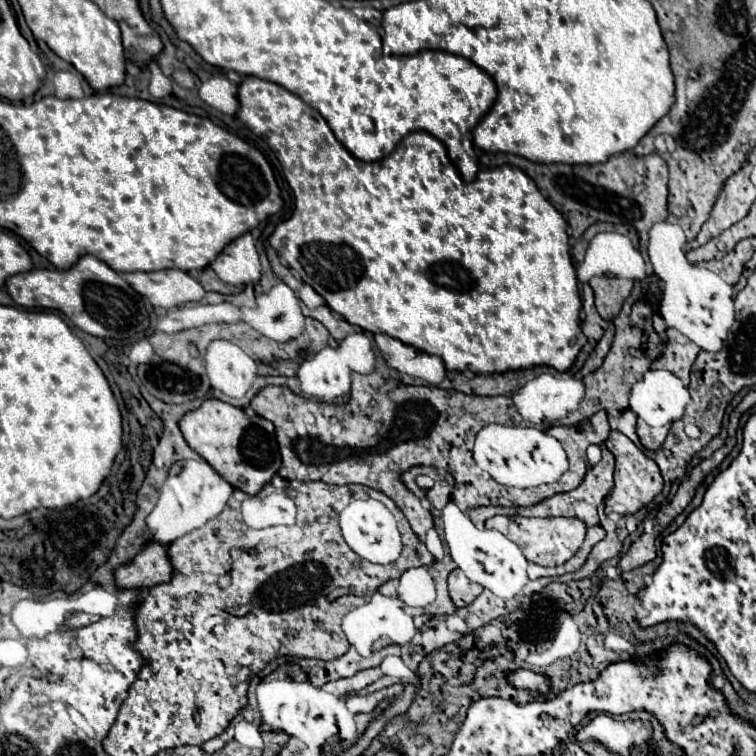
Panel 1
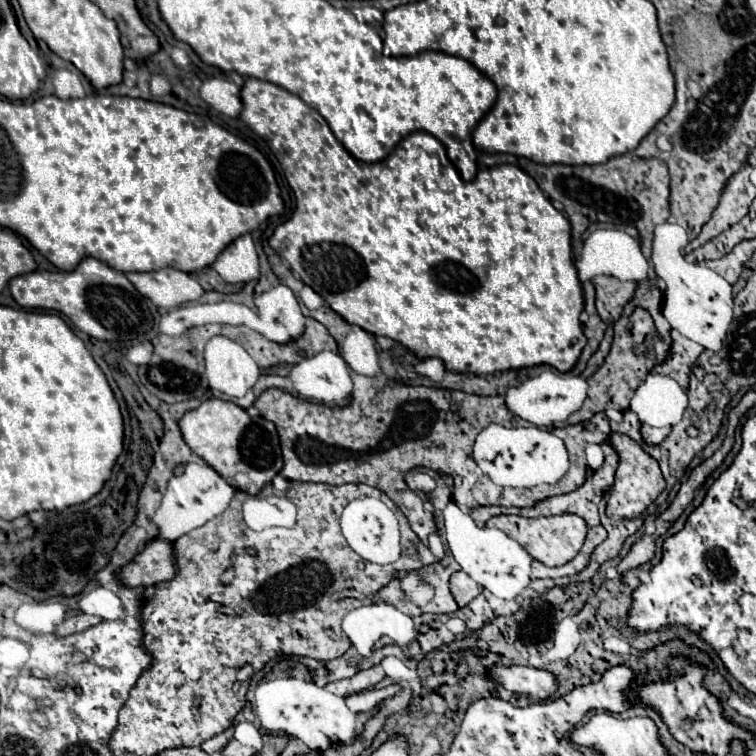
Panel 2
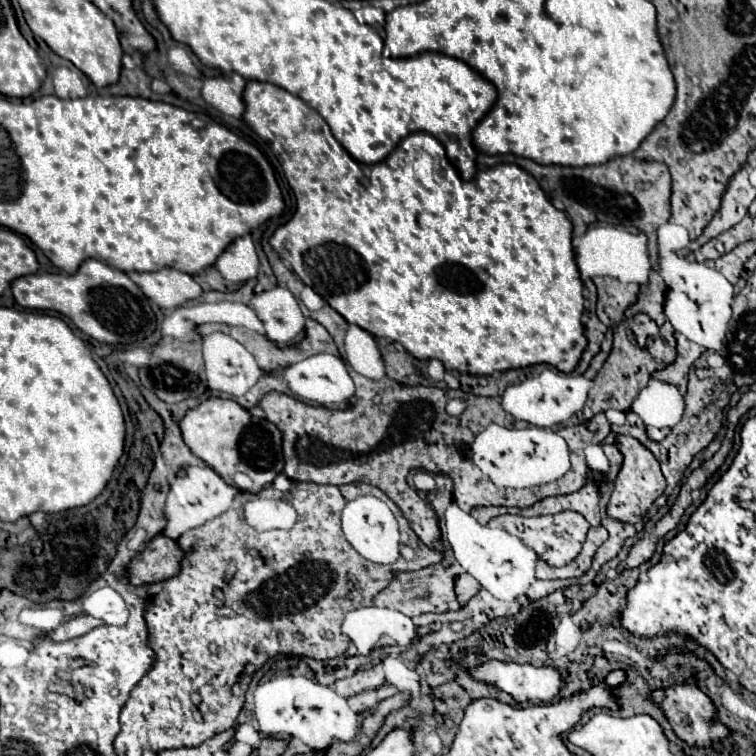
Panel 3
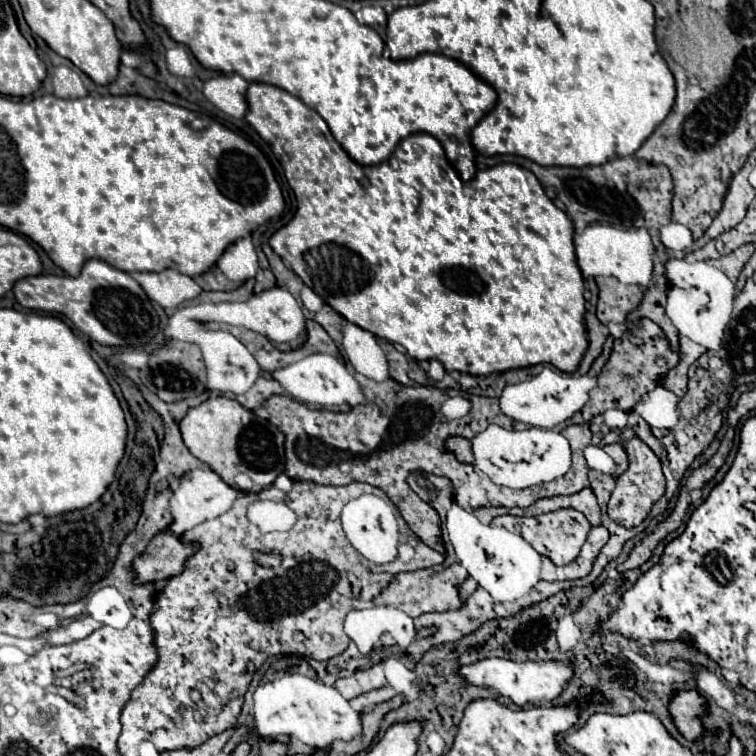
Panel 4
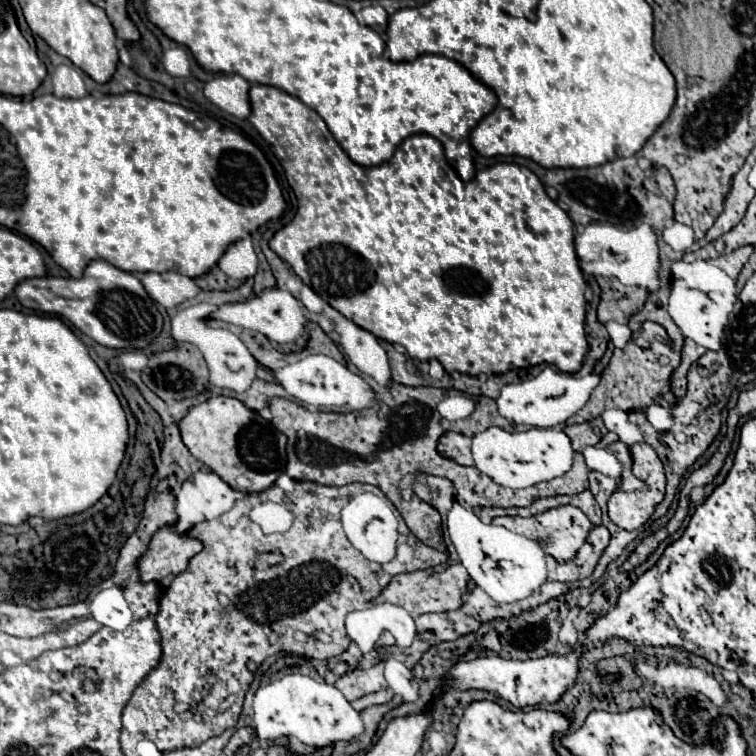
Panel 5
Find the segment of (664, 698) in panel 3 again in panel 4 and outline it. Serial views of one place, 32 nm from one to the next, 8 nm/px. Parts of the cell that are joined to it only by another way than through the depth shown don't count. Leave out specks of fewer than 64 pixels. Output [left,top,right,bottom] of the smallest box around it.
[670,690,706,740]

